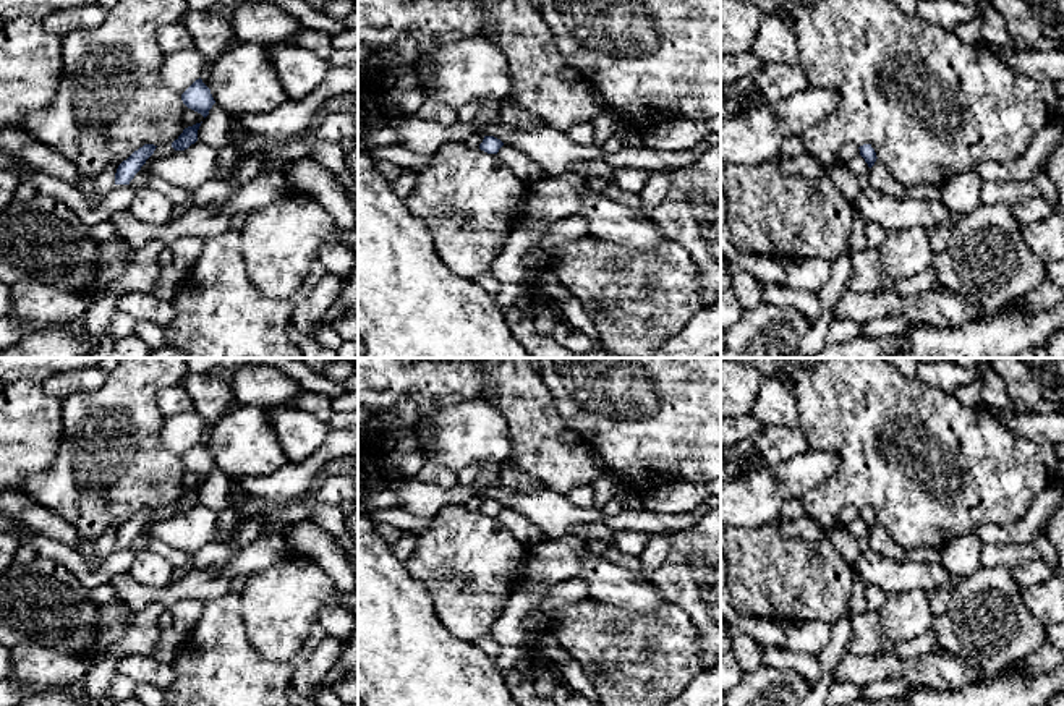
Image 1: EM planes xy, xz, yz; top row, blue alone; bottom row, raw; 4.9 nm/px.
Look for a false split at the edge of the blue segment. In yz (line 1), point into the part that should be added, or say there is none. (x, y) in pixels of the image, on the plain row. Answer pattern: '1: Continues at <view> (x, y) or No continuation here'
1: No continuation here

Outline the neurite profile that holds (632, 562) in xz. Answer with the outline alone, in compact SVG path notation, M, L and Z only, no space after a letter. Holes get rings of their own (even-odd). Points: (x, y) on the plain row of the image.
M611 547L606 554L606 559L609 559L619 565L624 565L630 572L640 573L641 562L640 562L640 557L636 557L636 555L622 555L615 547Z

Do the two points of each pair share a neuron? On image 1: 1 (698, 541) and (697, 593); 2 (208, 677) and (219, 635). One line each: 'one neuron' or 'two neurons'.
1: one neuron
2: one neuron

